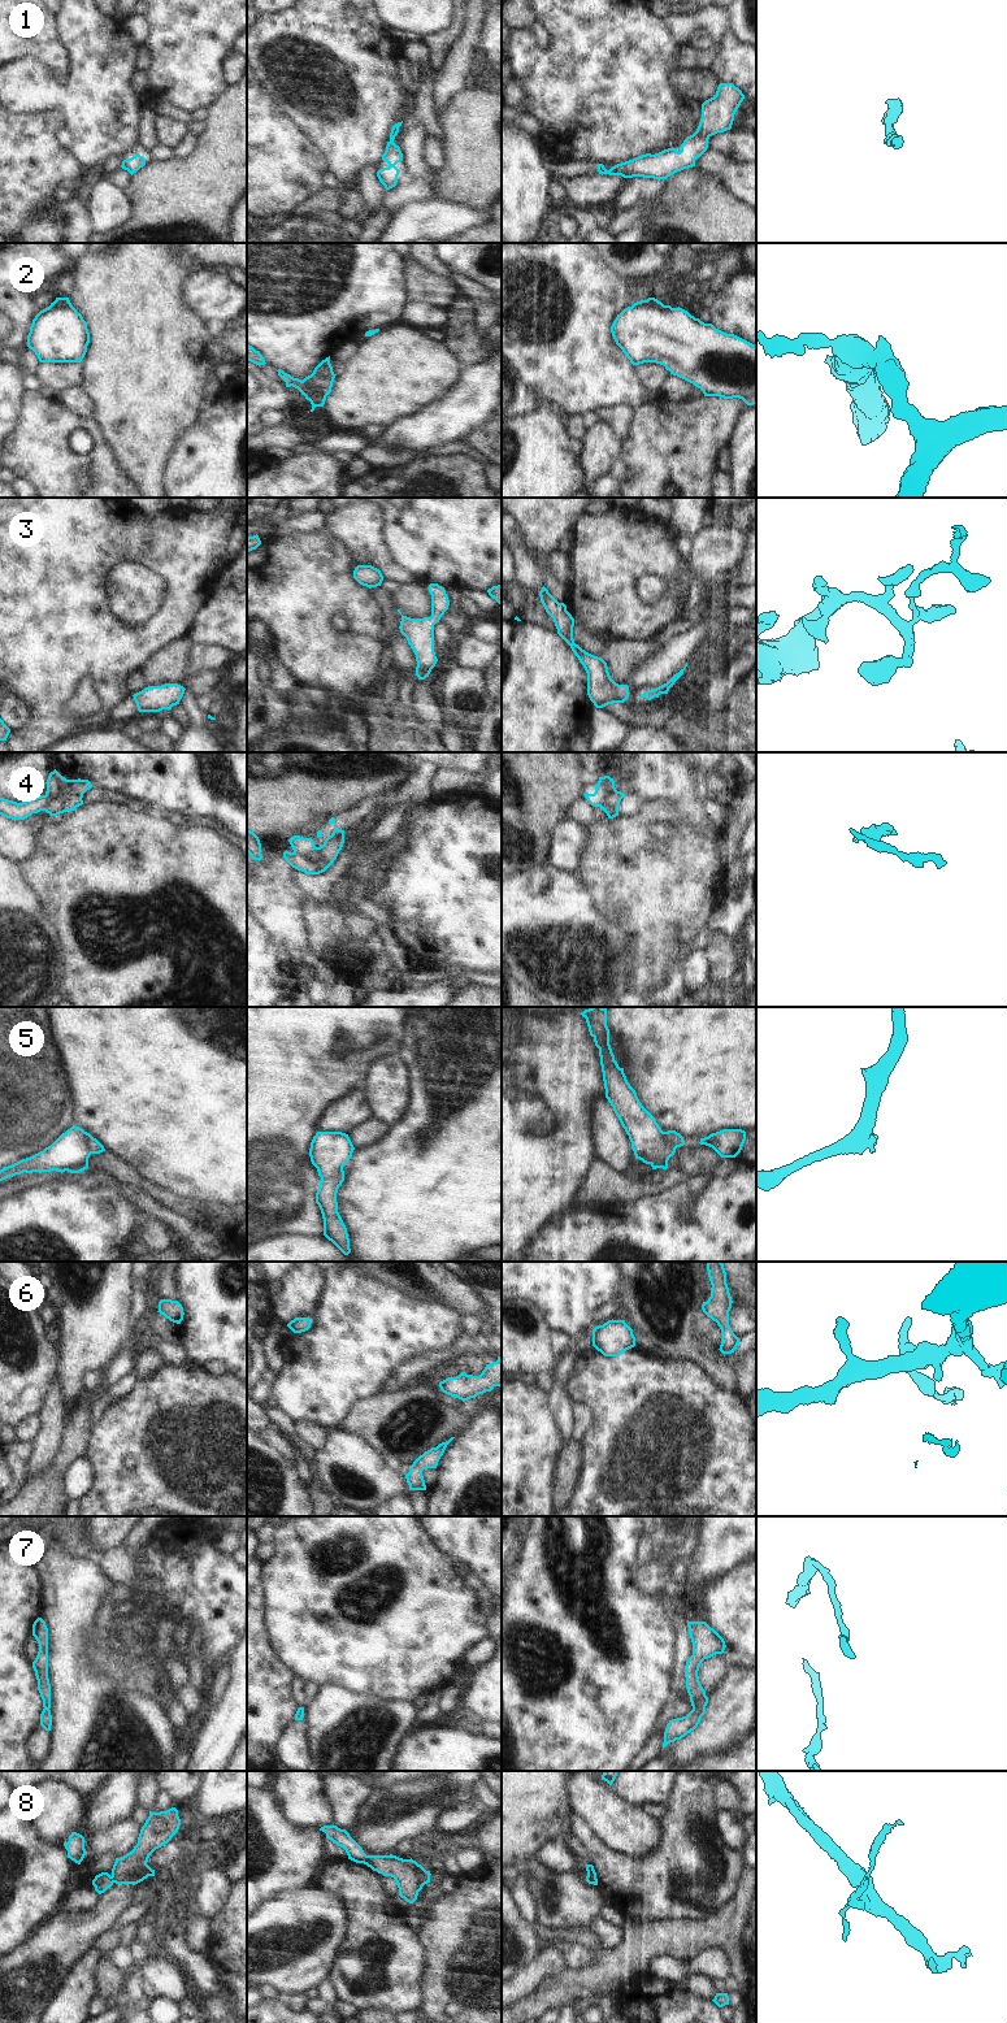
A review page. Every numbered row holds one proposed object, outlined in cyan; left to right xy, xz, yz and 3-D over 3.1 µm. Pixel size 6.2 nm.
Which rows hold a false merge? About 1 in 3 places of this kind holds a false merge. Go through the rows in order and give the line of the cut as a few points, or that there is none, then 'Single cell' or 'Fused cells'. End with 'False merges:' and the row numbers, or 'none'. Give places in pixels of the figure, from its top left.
1: No split. Single cell
2: Split along xz (303, 380), (308, 387), (309, 400), (320, 395), (325, 398). Fused cells
3: No split. Single cell
4: No split. Single cell
5: Split along yz (664, 1132), (664, 1144), (675, 1149). Fused cells
6: No split. Single cell
7: No split. Single cell
8: Split along xz (368, 1856), (363, 1862). Fused cells
False merges: 2, 5, 8

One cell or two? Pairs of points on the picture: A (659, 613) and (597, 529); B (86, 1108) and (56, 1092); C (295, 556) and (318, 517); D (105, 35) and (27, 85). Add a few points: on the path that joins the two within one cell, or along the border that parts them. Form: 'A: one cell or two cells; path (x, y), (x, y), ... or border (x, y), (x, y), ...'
A: one cell; path (634, 604), (607, 577), (607, 554)
B: two cells; border (64, 1071), (74, 1124)
C: two cells; border (324, 526), (307, 533), (280, 537)
D: one cell; path (94, 57), (64, 87), (50, 87)

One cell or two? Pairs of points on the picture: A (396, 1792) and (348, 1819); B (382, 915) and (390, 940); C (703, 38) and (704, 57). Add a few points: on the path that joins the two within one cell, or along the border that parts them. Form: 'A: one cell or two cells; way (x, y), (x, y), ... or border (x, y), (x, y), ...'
A: two cells; border (373, 1791), (357, 1810), (357, 1822), (347, 1831)
B: two cells; border (377, 924), (389, 927)
C: two cells; border (715, 43), (706, 50), (695, 50), (689, 44)

